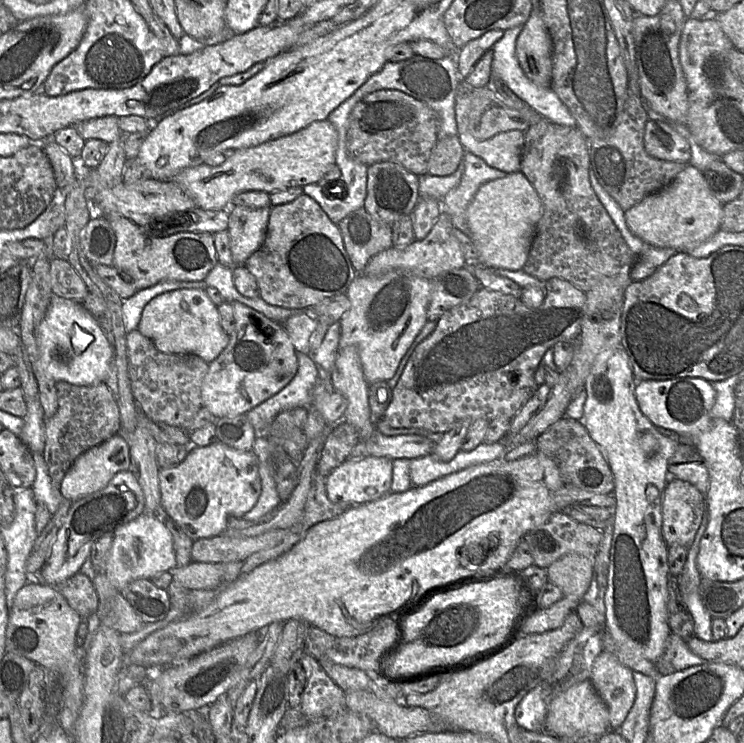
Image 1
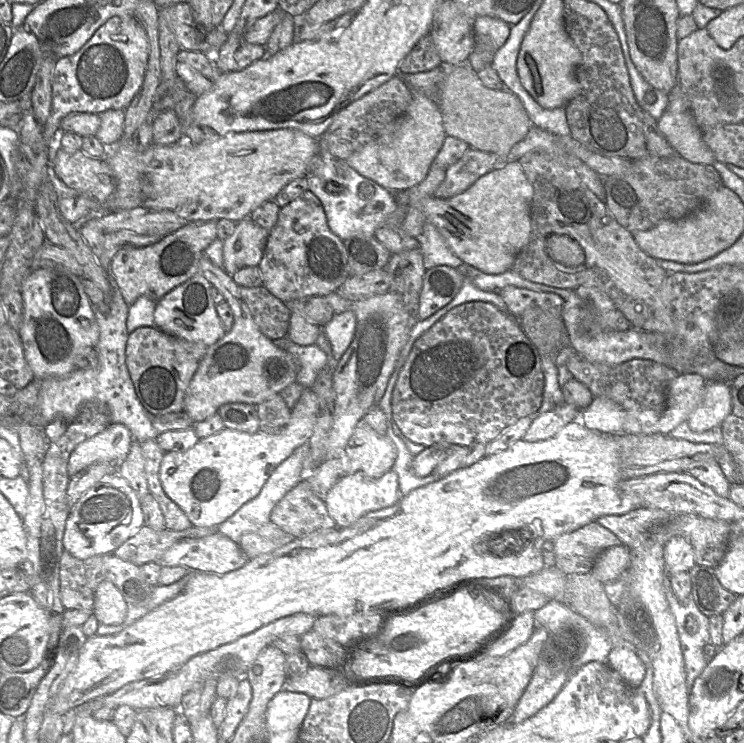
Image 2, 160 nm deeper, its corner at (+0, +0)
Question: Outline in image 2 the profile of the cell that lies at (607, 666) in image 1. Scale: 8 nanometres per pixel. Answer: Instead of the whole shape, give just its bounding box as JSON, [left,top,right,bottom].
[606,646,646,688]

